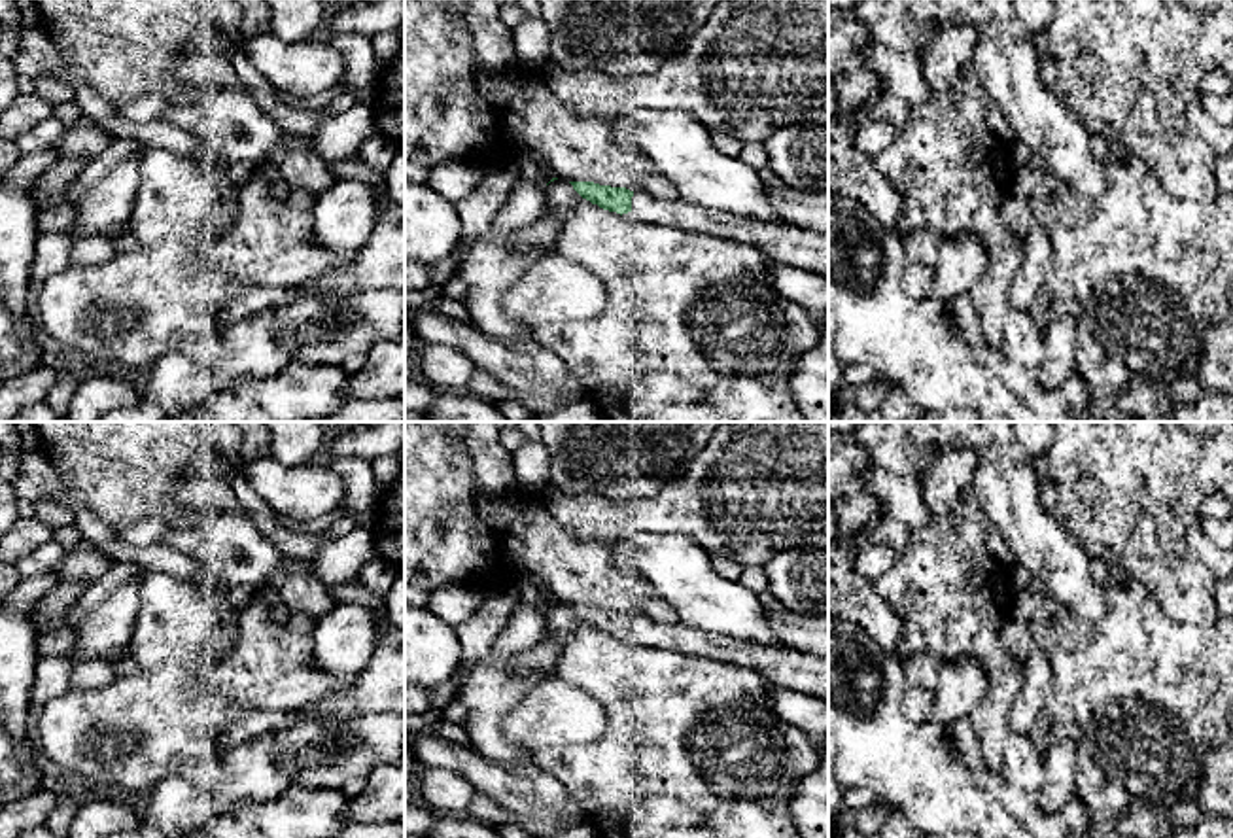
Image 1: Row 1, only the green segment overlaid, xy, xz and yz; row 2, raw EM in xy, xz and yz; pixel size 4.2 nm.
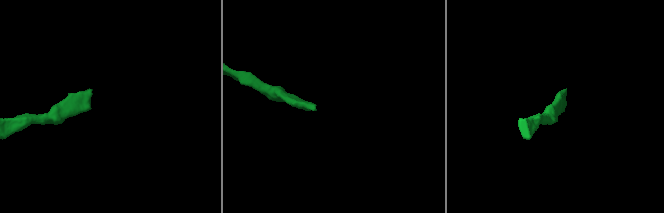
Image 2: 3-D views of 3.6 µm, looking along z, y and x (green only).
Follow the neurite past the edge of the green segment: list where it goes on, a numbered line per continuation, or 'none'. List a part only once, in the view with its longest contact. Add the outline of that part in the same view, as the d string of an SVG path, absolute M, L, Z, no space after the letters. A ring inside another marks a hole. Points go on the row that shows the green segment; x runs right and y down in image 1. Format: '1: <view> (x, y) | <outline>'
1: xz (776, 239) | M645 189L634 191L632 214L641 221L751 244L768 259L809 269L828 280L828 236L785 219L739 216L721 208L698 206L681 197L662 202Z

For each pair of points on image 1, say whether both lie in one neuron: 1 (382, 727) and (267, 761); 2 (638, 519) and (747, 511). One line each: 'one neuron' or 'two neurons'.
1: one neuron
2: one neuron

